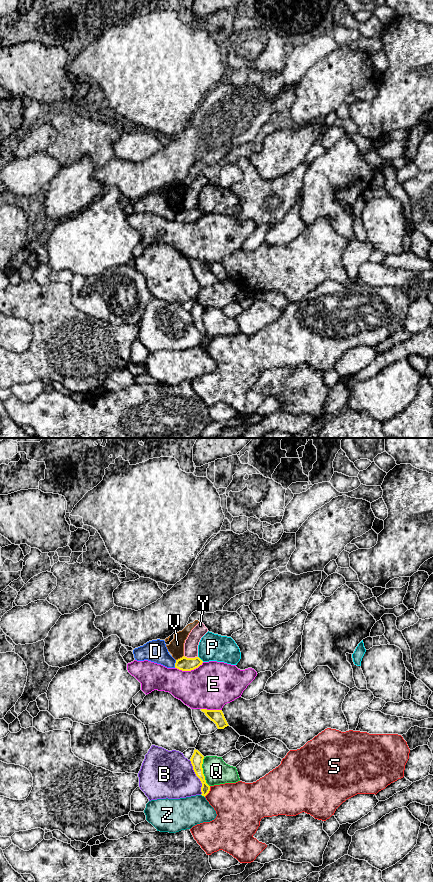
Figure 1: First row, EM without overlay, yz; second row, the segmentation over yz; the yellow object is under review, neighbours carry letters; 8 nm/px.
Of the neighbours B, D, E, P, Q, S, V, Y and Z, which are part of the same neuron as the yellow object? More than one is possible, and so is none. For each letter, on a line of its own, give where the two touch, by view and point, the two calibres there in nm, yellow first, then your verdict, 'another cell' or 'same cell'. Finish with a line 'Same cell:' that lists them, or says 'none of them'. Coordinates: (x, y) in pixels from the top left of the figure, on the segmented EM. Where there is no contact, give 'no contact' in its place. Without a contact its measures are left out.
B: contact yz (197, 776); calibres 100 and 380 nm; another cell
D: contact yz (175, 664); calibres 110 and 180 nm; another cell
E: contact yz (189, 670); calibres 110 and 380 nm; another cell
P: contact yz (200, 659); calibres 110 and 220 nm; another cell
Q: contact yz (202, 772); calibres 100 and 200 nm; another cell
S: contact yz (209, 790); calibres 90 and 360 nm; another cell
V: contact yz (180, 658); calibres 110 and 130 nm; another cell
Y: contact yz (191, 658); calibres 110 and 110 nm; another cell
Z: contact yz (203, 795); calibres 80 and 260 nm; another cell
Same cell: none of them

